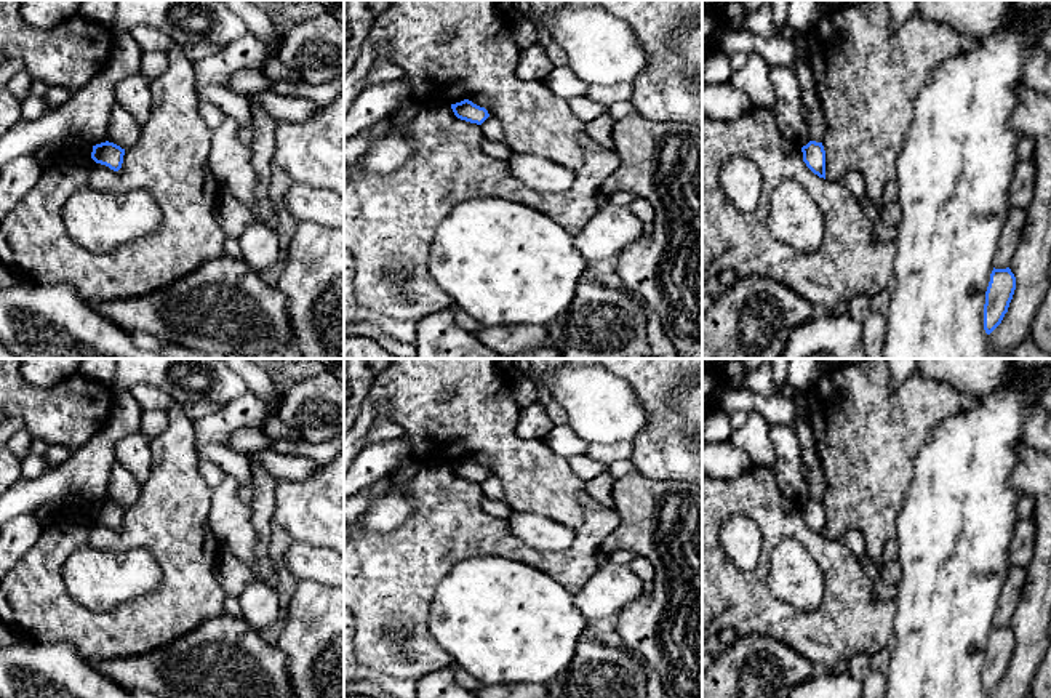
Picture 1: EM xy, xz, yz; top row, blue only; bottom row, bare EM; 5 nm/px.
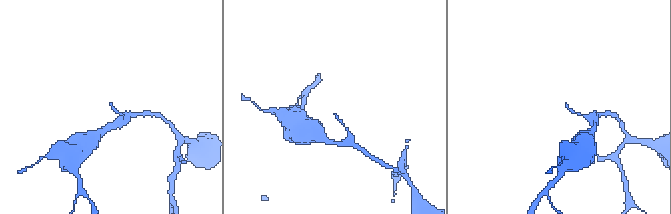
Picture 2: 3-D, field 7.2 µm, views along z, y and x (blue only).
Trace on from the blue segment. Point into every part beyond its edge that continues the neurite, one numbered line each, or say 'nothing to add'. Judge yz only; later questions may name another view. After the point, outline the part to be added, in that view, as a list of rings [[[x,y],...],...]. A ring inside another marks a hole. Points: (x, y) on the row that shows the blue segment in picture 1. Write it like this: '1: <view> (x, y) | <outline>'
nothing to add

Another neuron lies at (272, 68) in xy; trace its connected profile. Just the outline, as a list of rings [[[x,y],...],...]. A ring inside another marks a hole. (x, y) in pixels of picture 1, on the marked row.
[[[266,45],[266,59],[262,64],[262,72],[269,80],[285,80],[285,82],[299,82],[296,74],[286,67],[283,62],[278,61],[277,54],[274,53],[272,45]]]

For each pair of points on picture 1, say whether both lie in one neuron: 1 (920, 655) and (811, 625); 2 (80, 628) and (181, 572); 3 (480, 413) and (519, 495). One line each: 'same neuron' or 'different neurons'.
1: different neurons
2: same neuron
3: same neuron

